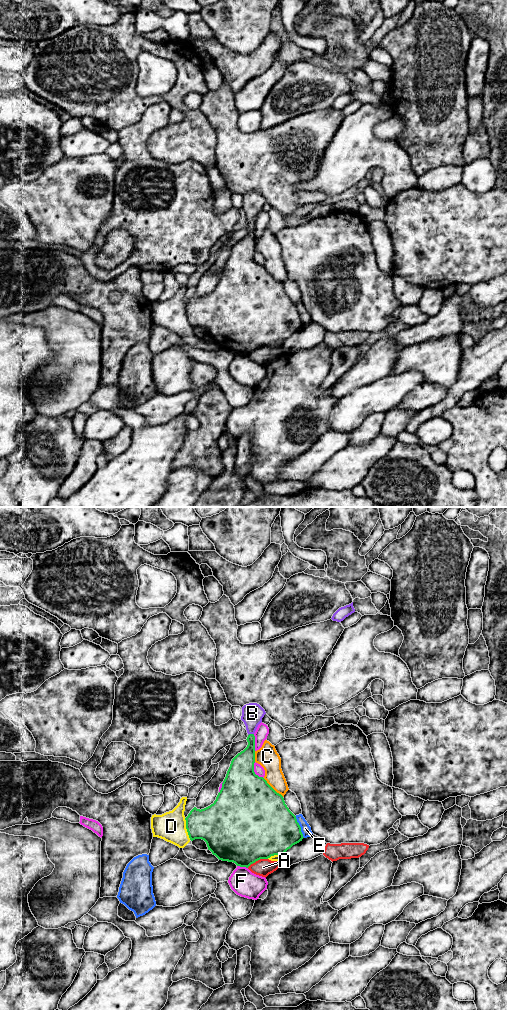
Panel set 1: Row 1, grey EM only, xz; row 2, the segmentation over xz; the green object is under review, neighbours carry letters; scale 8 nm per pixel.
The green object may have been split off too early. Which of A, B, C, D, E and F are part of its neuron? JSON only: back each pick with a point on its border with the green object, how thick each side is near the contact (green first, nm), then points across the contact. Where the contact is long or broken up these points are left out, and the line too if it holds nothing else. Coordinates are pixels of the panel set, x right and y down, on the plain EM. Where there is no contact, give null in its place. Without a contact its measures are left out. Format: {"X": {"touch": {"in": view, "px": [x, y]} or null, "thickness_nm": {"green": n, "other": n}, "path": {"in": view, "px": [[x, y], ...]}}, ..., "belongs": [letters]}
{"B": {"touch": {"in": "xz", "px": [250, 222]}, "thickness_nm": {"green": 180, "other": 170}, "path": {"in": "xz", "px": [[242, 252], [250, 237], [250, 222], [252, 201]]}}, "belongs": ["B"]}

